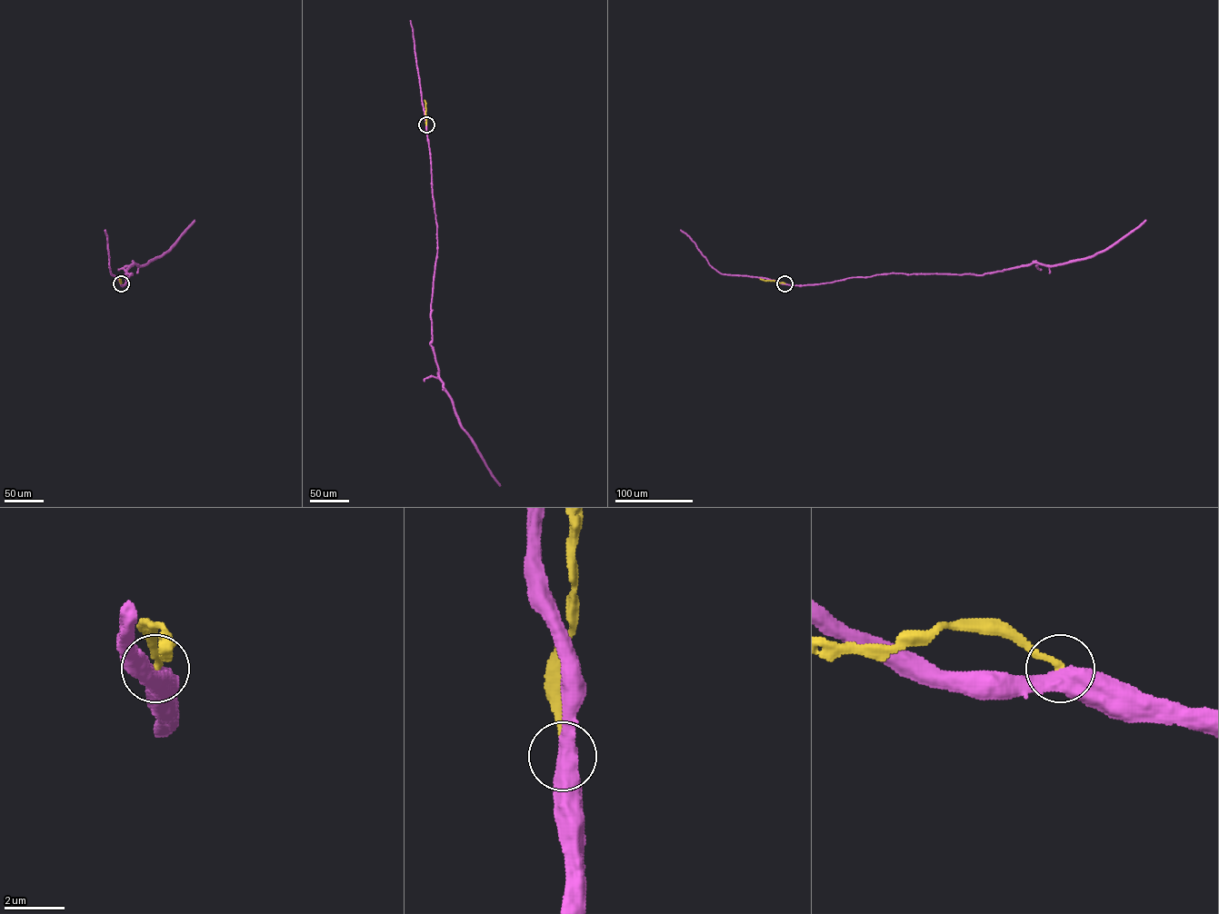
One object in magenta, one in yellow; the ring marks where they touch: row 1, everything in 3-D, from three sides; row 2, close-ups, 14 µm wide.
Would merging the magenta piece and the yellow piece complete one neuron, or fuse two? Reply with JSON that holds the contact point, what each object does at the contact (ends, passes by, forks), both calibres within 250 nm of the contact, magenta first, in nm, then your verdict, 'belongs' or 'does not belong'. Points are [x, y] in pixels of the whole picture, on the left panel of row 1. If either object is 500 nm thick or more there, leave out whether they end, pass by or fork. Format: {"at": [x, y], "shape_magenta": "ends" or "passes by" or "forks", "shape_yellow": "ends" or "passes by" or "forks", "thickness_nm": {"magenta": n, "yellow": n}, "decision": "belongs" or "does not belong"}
{"at": [121, 283], "thickness_nm": {"magenta": 500, "yellow": 240}, "decision": "does not belong"}

